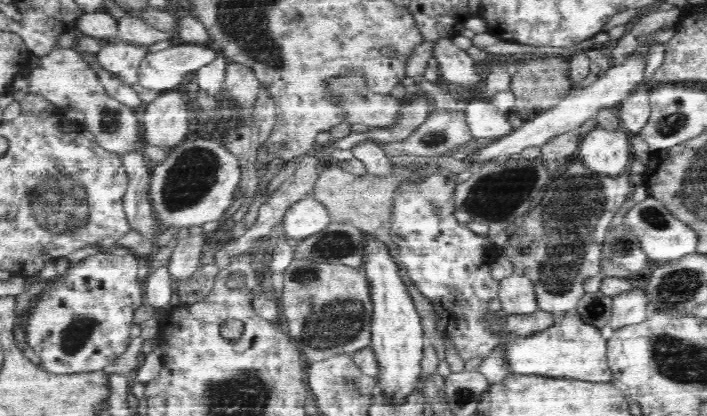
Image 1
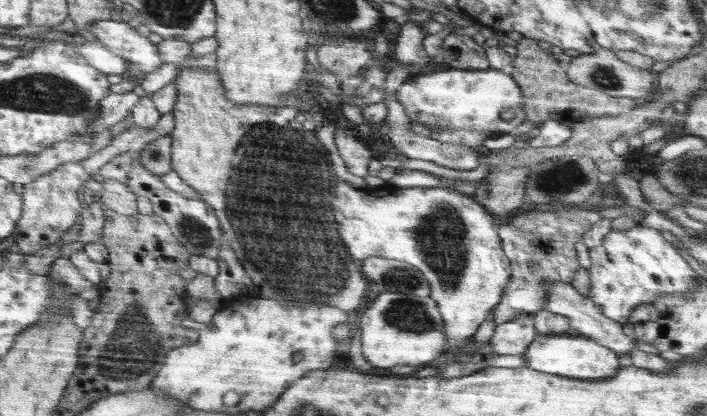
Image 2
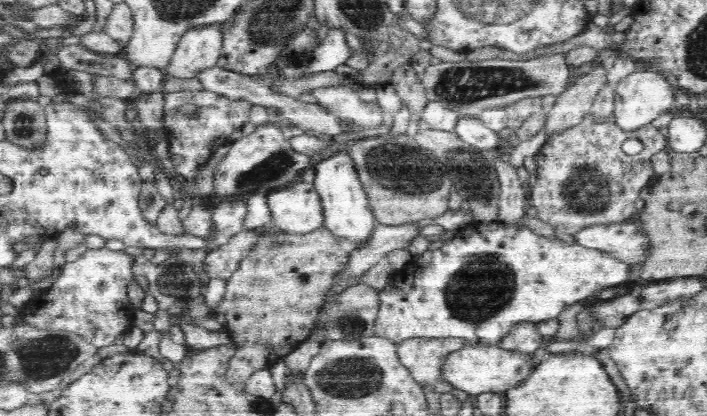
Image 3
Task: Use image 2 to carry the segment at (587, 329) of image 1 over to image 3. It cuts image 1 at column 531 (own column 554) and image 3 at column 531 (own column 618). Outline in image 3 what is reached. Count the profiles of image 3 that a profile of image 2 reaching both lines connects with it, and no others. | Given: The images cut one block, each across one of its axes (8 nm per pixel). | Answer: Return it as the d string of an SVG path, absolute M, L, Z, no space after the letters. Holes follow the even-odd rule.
M466 345L450 353L443 362L441 375L458 390L471 395L503 393L522 382L534 368L533 354L524 354L515 350L504 350L496 345Z

